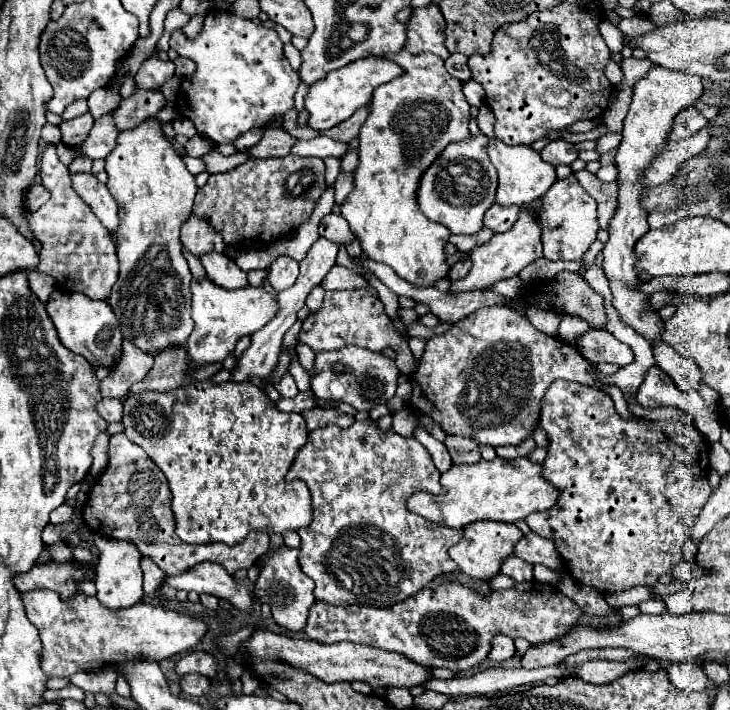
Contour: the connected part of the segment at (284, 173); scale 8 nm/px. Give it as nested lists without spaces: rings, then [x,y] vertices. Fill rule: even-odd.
[[[279,157],[279,159],[247,159],[243,165],[209,175],[209,181],[197,189],[193,213],[211,223],[229,247],[261,247],[271,245],[297,231],[305,223],[321,193],[325,191],[325,163],[317,157]],[[297,173],[299,183],[287,183]]]

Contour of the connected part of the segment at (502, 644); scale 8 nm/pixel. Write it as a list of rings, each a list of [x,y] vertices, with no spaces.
[[[495,635],[493,637],[493,649],[487,655],[487,659],[495,661],[495,663],[503,663],[503,661],[507,661],[513,655],[515,655],[513,641],[509,637],[505,637],[505,635]]]

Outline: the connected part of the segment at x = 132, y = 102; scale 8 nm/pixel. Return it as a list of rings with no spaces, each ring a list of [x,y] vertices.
[[[135,91],[131,97],[121,99],[119,107],[113,111],[113,121],[117,131],[133,129],[149,117],[155,117],[159,109],[165,105],[163,95],[155,91]]]

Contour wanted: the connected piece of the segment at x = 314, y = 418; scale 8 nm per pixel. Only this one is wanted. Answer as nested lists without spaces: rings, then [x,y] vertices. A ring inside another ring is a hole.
[[[315,407],[315,409],[309,409],[309,411],[303,411],[301,413],[305,417],[305,423],[307,423],[307,431],[315,431],[319,427],[325,427],[329,423],[333,425],[339,425],[339,427],[349,427],[355,419],[339,409],[321,409],[321,407]]]

